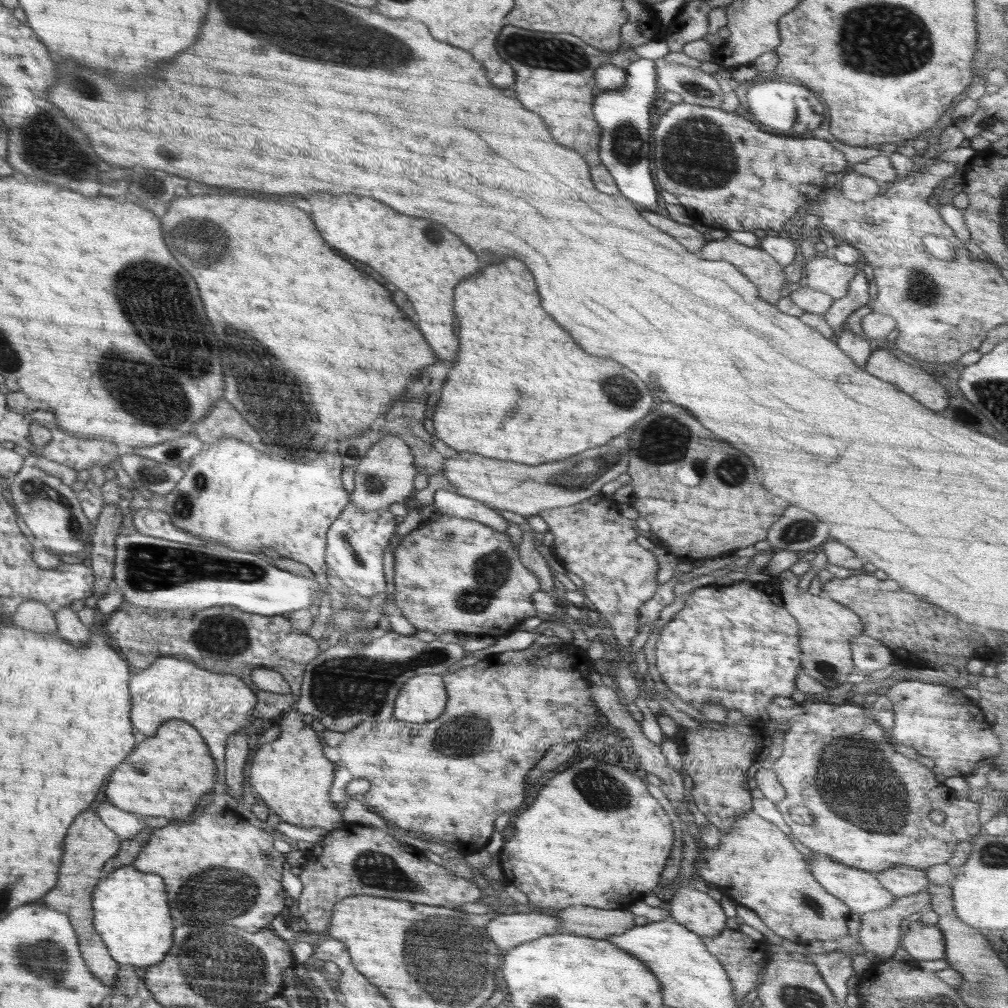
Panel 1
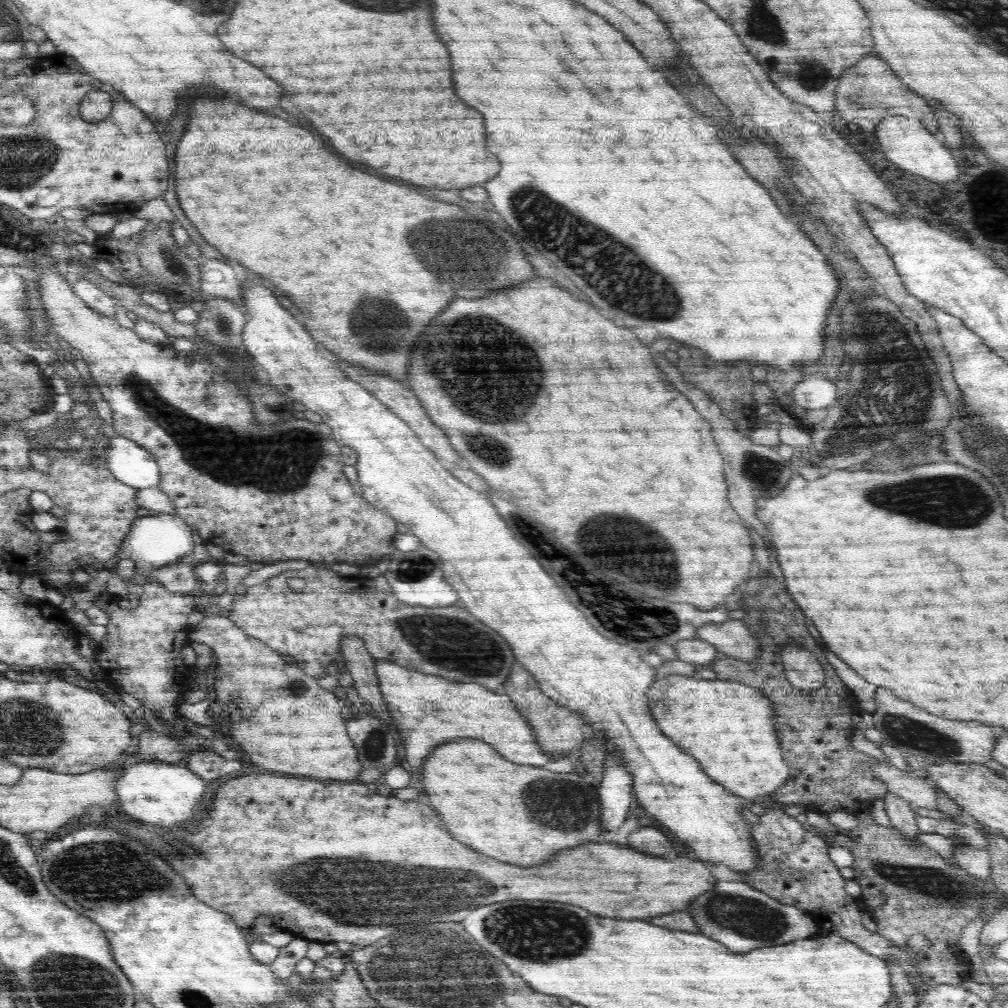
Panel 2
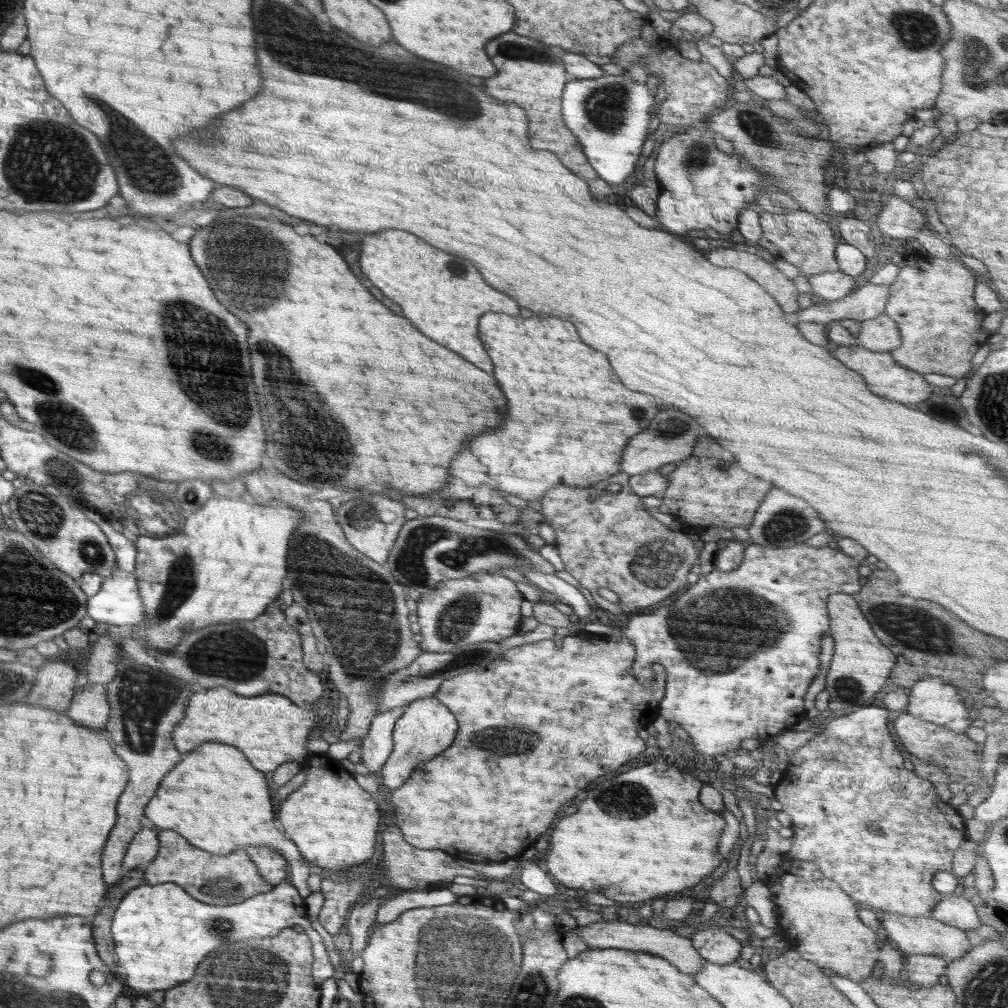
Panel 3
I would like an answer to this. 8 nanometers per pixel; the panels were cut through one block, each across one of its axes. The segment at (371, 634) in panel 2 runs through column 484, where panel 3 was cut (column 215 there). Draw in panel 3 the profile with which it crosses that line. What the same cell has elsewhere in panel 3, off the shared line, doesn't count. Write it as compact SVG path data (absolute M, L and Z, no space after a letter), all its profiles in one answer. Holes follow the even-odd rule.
M275 603L268 605L254 620L216 624L186 634L178 650L170 656L166 656L165 650L160 654L148 648L143 640L133 636L126 636L120 647L122 652L138 662L168 673L170 677L188 680L191 685L198 682L201 689L222 686L245 697L281 694L296 706L306 706L324 694L323 681L304 666L301 634L286 622L283 608ZM218 646L224 646L226 650L218 650Z

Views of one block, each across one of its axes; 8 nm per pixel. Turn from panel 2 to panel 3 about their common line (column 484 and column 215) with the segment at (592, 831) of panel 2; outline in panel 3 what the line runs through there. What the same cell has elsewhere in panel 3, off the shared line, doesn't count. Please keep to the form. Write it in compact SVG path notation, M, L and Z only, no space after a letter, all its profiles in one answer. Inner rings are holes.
M208 742L198 746L198 750L190 752L170 774L166 774L166 778L160 782L157 790L154 802L150 802L150 810L146 810L146 818L154 822L159 830L164 828L174 830L180 836L184 836L192 846L222 856L228 856L237 848L244 849L252 845L271 846L274 850L278 850L277 853L281 854L291 866L287 881L297 888L303 899L310 896L312 892L308 887L308 877L311 864L303 858L297 845L286 837L277 816L274 816L264 774L254 770L238 748L220 742Z

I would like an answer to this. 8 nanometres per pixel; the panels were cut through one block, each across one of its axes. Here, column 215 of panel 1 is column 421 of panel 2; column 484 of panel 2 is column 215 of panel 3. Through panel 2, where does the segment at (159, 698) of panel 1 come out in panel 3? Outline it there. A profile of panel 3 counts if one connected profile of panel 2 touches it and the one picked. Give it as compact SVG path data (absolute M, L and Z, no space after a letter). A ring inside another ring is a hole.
M222 686L206 689L195 688L189 696L185 717L178 726L175 726L176 730L172 734L172 742L174 742L176 750L180 750L180 752L194 750L204 742L224 742L224 744L238 748L252 762L252 766L256 770L267 773L276 770L284 762L300 762L300 765L303 766L311 755L307 748L308 737L318 719L314 711L296 706L289 698L281 694L270 693L245 697Z

